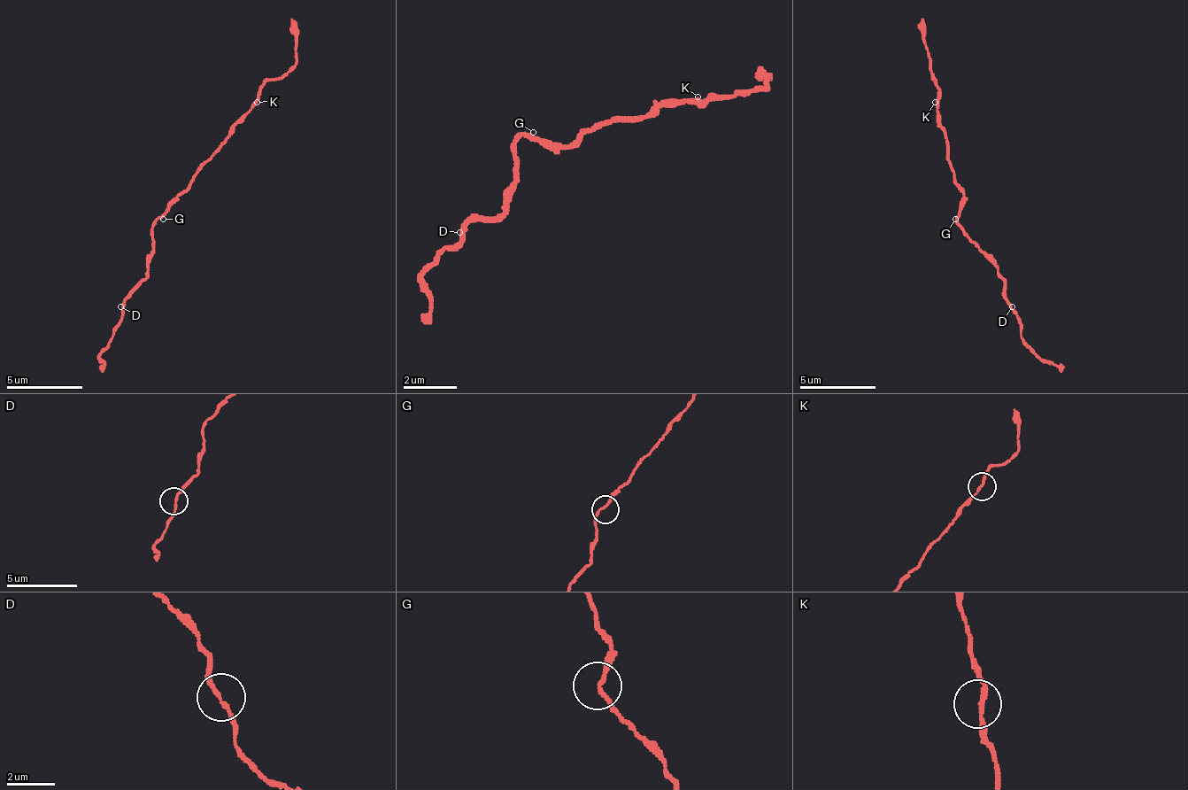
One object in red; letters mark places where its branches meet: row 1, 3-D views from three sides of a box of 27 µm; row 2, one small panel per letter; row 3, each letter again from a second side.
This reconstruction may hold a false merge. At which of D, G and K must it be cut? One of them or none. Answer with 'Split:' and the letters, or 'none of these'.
Split: none of these

